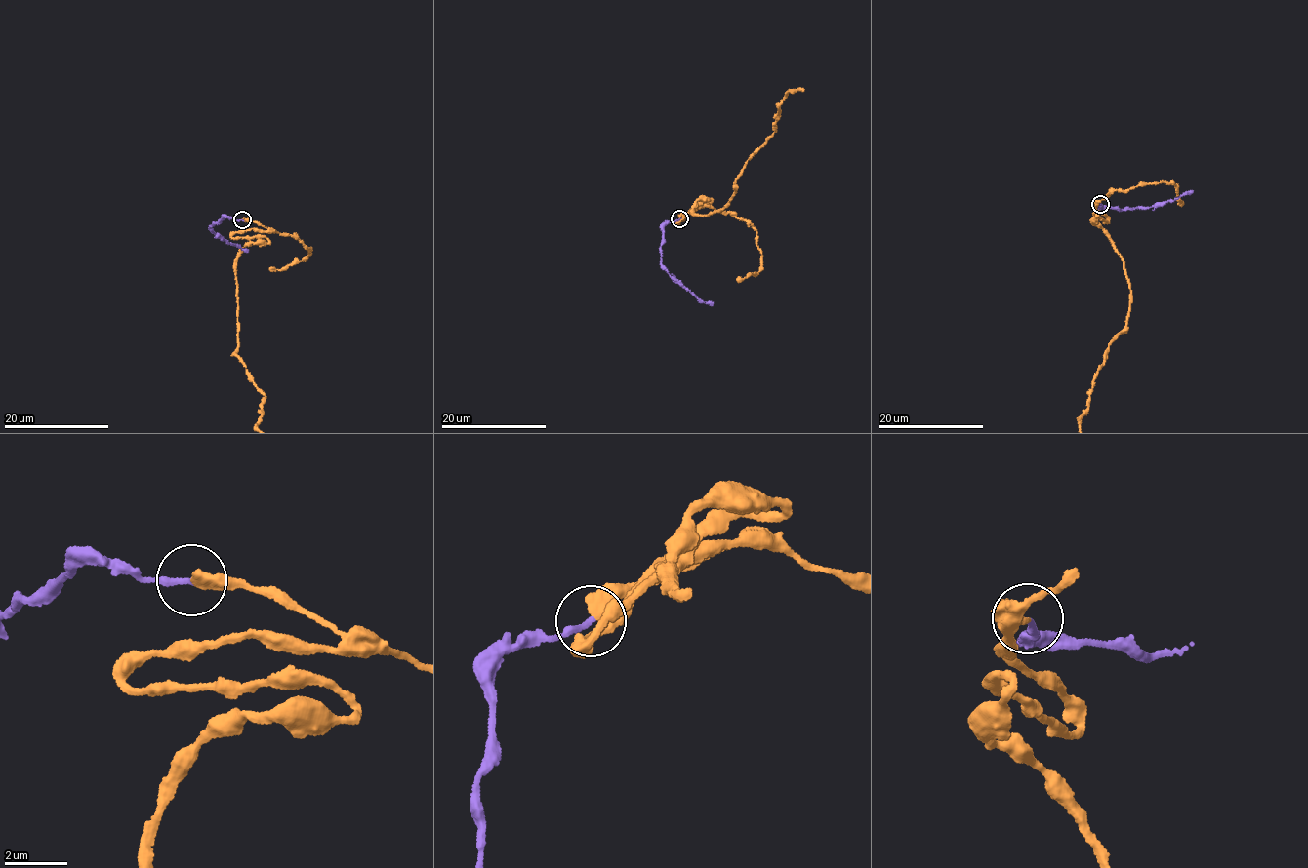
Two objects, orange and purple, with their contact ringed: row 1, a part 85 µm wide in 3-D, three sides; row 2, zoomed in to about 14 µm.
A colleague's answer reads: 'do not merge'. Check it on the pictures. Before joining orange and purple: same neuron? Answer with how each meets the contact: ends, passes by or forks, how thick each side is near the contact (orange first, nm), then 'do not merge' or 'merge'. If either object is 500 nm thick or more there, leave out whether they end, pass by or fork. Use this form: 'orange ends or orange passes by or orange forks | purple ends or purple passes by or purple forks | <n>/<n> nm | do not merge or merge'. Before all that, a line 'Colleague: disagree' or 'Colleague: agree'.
Colleague: disagree
orange ends | purple ends | 400/200 nm | merge

